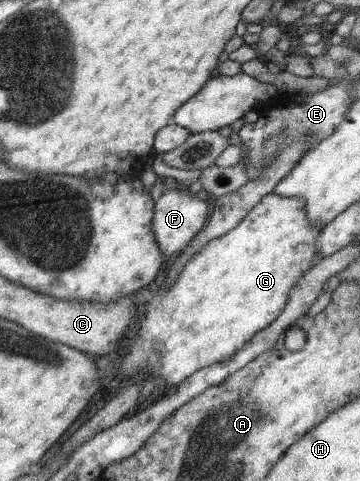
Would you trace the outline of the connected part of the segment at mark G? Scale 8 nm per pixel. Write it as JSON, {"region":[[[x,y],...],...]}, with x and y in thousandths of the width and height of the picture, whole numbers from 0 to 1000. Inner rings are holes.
{"region":[[[756,399],[731,407],[661,468],[556,514],[508,551],[483,593],[461,605],[439,605],[406,628],[400,661],[378,688],[369,686],[372,703],[356,711],[356,726],[322,732],[322,765],[333,778],[361,784],[394,765],[394,778],[417,782],[428,773],[428,782],[475,802],[494,802],[553,765],[639,744],[783,649],[800,605],[878,545],[872,505],[892,478],[894,472],[867,470],[850,453],[839,412],[800,412]]]}

